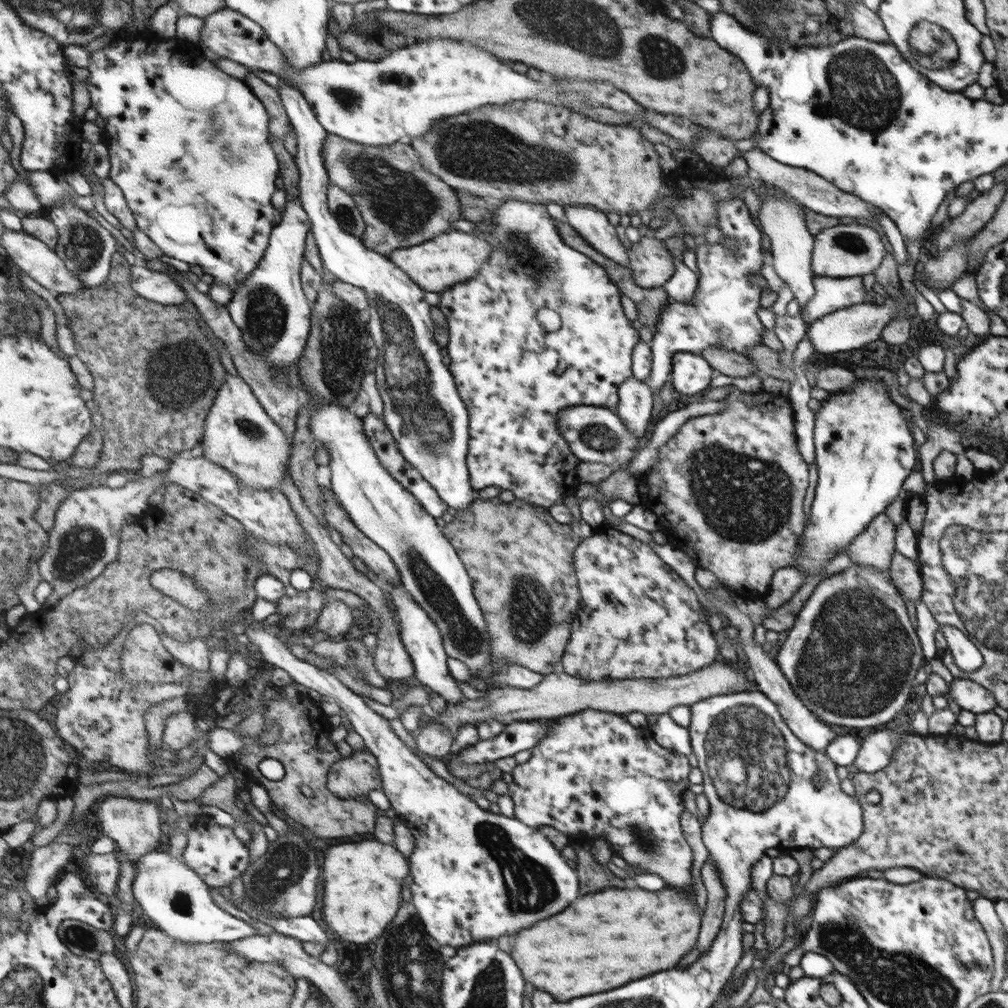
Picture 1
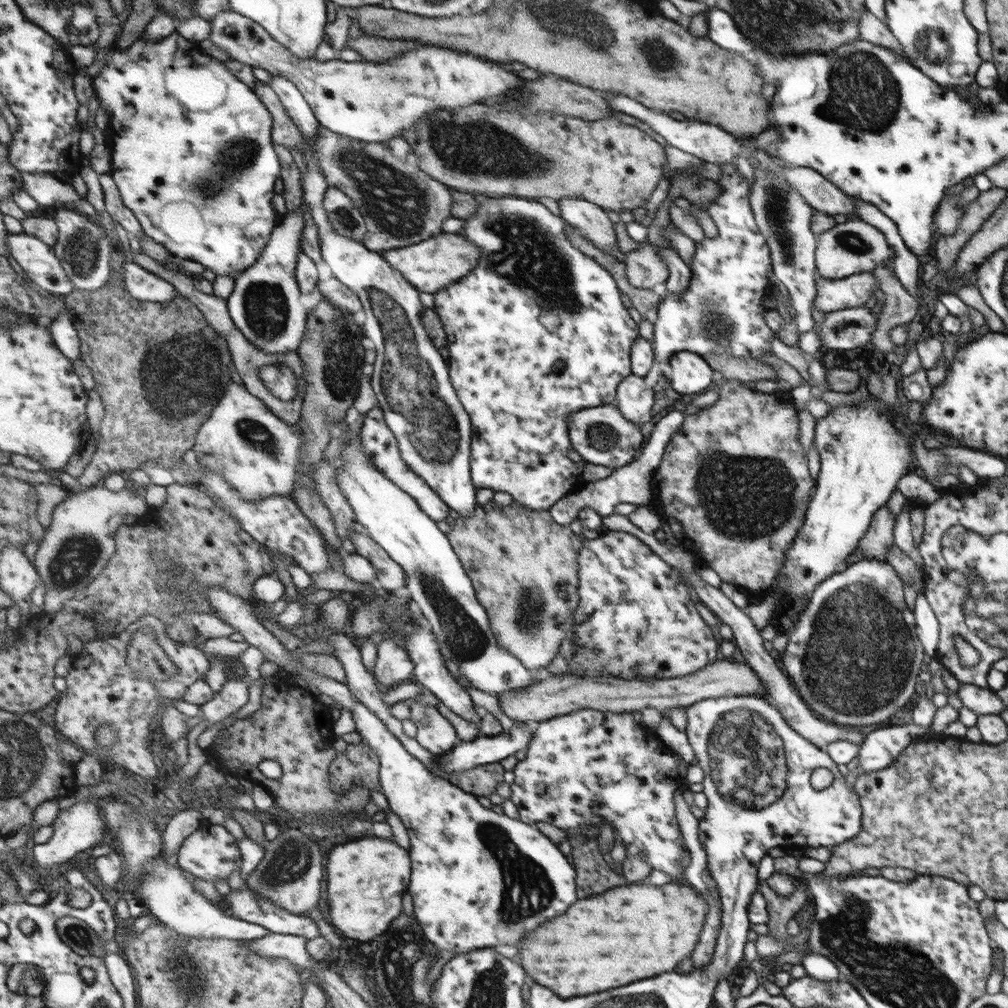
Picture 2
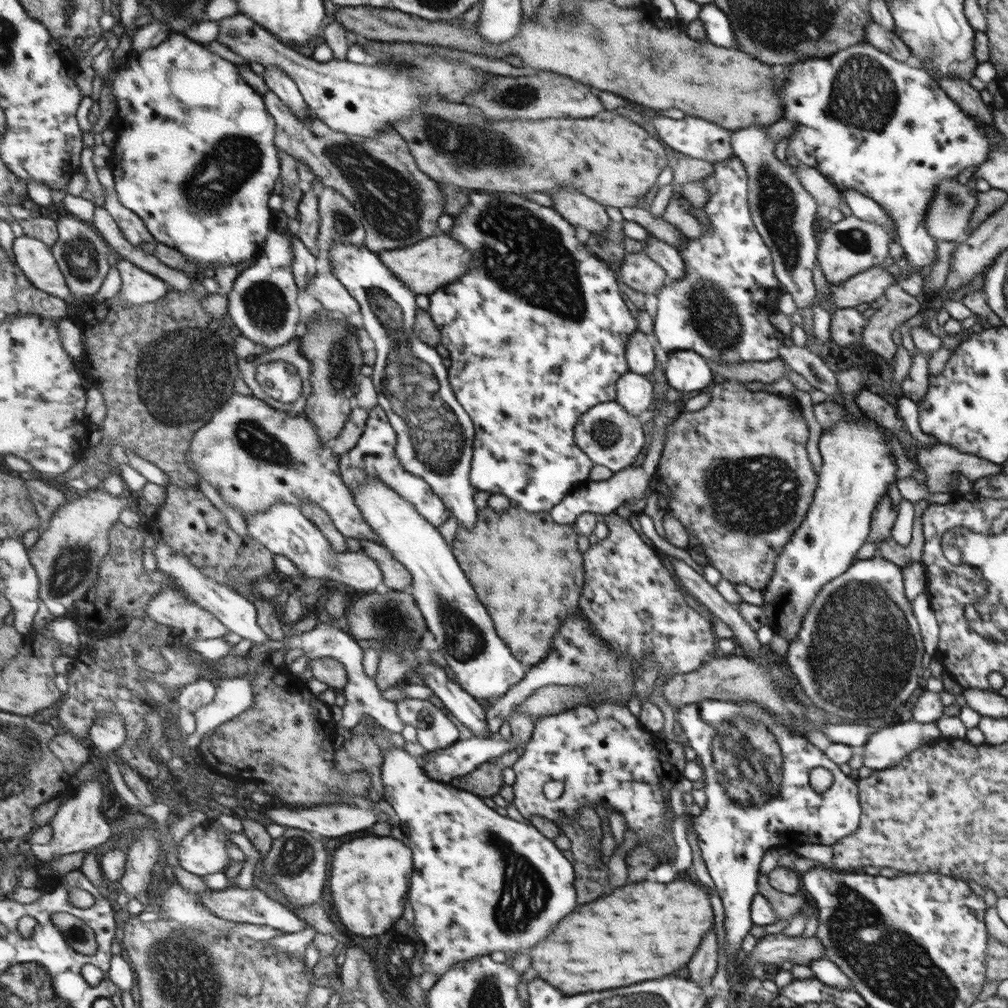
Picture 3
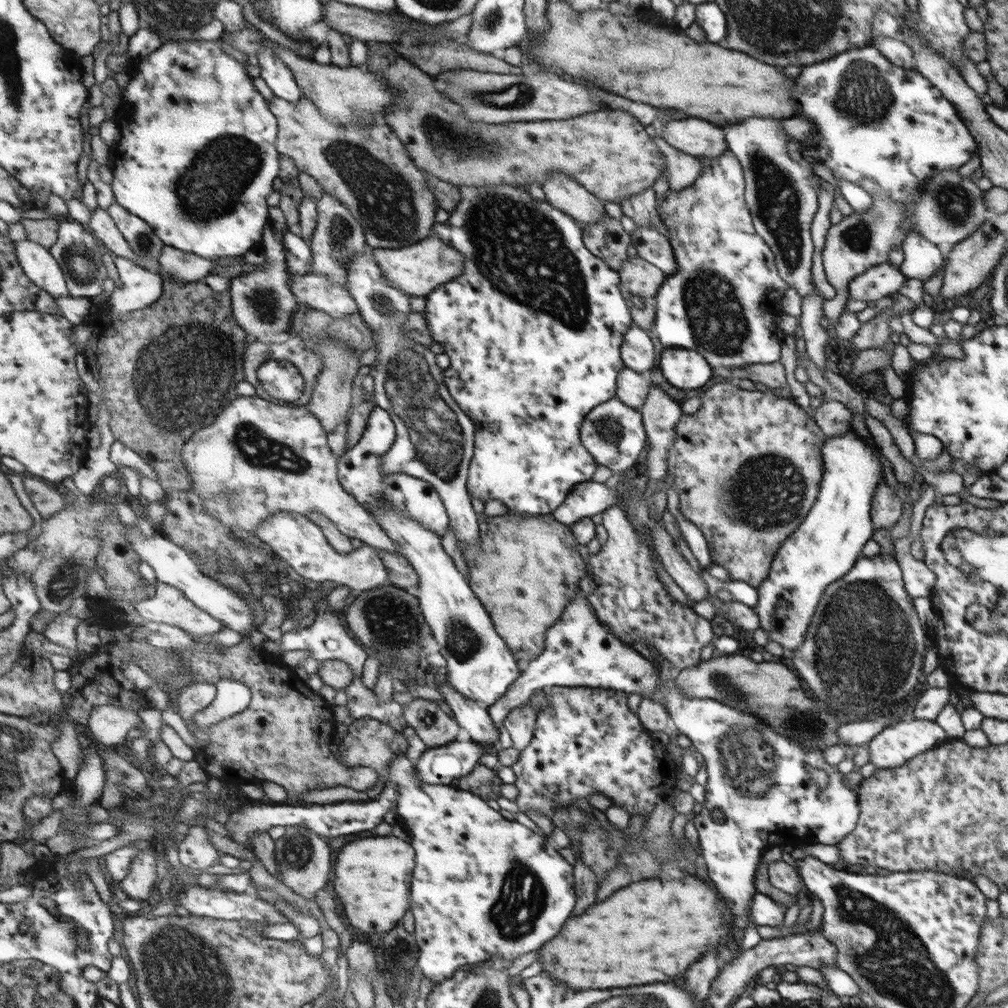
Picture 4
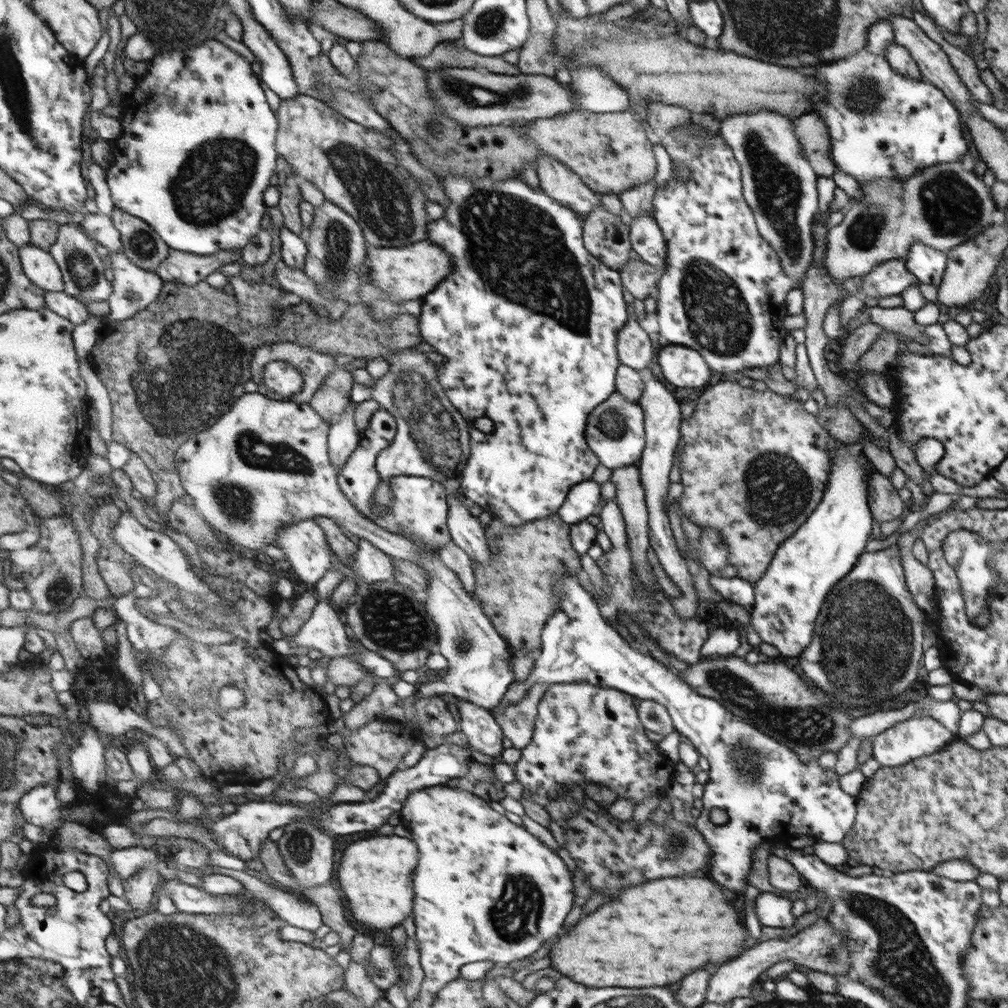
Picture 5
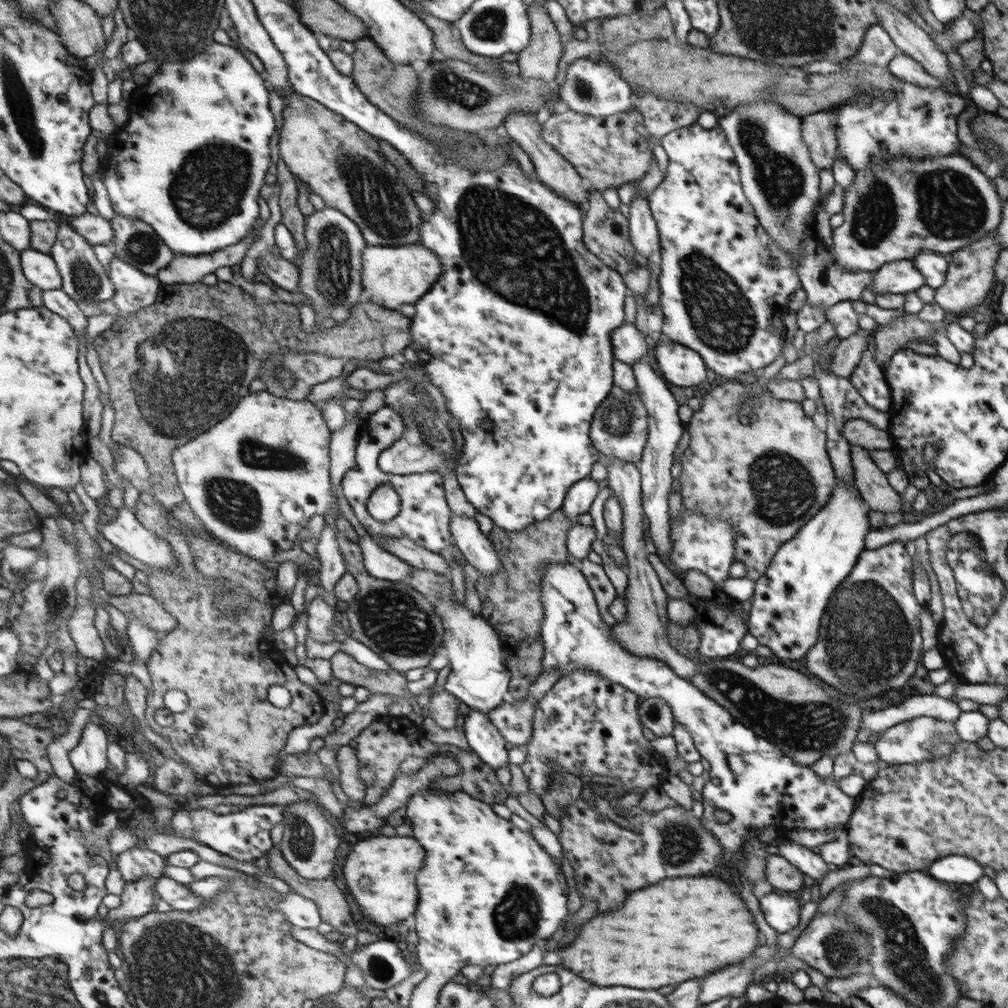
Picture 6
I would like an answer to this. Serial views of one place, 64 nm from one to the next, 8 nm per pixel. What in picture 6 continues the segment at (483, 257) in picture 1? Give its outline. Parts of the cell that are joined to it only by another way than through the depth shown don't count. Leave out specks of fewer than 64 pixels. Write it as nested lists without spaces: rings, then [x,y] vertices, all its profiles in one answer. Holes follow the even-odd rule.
[[[420,243],[398,247],[368,245],[363,259],[363,299],[390,310],[398,310],[402,304],[412,304],[424,297],[444,270],[443,260]]]

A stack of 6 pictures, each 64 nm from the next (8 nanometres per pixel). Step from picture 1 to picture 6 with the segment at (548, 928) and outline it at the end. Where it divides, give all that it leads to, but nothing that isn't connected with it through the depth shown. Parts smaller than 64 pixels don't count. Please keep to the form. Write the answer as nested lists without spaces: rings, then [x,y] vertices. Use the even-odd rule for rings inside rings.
[[[668,878],[664,882],[646,886],[644,890],[634,890],[632,894],[628,894],[628,898],[624,900],[622,906],[590,918],[582,926],[582,932],[574,938],[574,942],[568,944],[566,948],[559,949],[558,952],[560,958],[562,958],[559,963],[560,967],[580,974],[580,978],[584,978],[584,980],[588,980],[596,986],[636,986],[640,990],[648,990],[648,988],[662,988],[662,986],[670,986],[670,984],[680,984],[680,982],[684,982],[688,978],[694,978],[694,976],[706,976],[710,970],[714,972],[716,968],[722,968],[722,966],[728,966],[728,964],[738,964],[742,958],[750,956],[756,946],[758,946],[758,932],[754,928],[752,914],[746,910],[744,902],[736,894],[734,886],[730,886],[722,880],[716,880],[716,878]]]

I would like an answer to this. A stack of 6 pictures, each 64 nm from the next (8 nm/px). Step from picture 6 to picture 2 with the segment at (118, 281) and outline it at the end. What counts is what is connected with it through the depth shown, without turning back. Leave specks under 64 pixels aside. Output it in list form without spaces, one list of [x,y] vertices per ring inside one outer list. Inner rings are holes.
[[[134,261],[128,262],[126,289],[131,294],[131,300],[150,302],[172,302],[181,295],[178,287],[162,276],[143,268]]]

